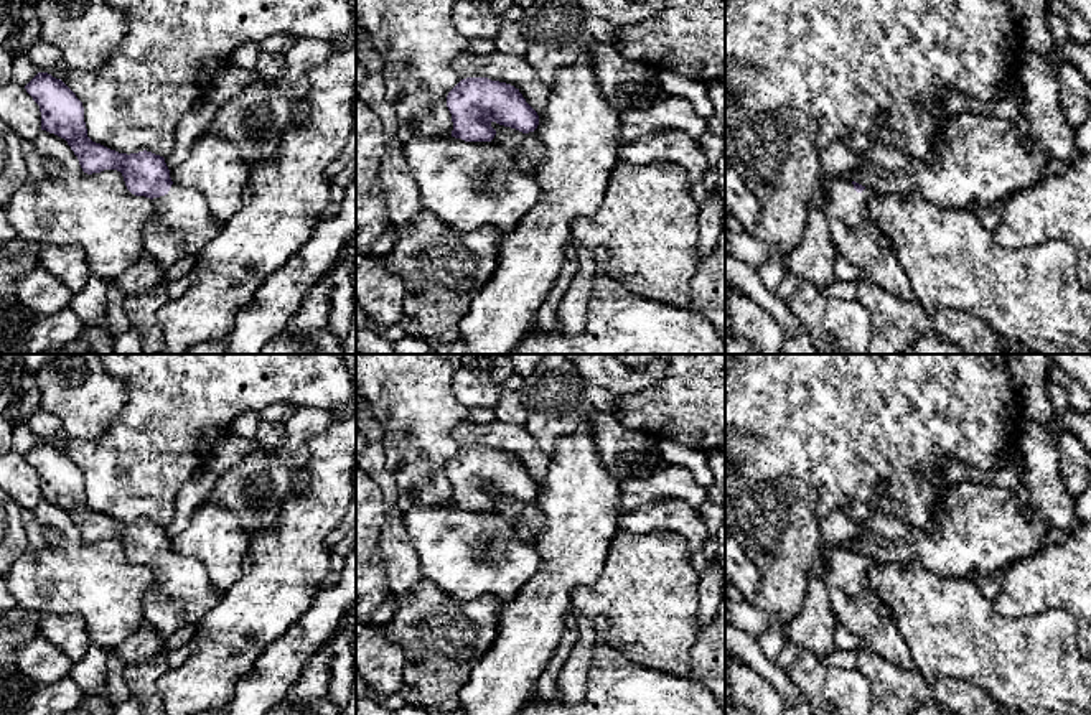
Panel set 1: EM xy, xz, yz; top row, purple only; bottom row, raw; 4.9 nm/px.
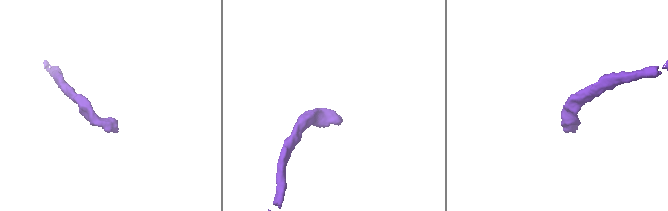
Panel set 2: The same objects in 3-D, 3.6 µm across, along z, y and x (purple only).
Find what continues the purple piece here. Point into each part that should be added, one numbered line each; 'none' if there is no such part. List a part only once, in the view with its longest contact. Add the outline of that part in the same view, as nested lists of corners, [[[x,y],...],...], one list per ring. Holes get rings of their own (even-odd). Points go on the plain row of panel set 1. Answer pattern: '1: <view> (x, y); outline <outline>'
1: xy (180, 593); outline [[[173,552],[165,565],[153,567],[153,582],[143,595],[143,618],[160,634],[168,638],[183,624],[198,626],[204,615],[221,600],[222,593],[214,590],[206,567],[188,555]]]

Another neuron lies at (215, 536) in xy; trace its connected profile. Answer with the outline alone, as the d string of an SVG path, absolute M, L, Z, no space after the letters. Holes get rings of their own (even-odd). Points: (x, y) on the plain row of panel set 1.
M206 501L183 532L170 539L173 552L199 560L214 590L224 593L244 572L249 534L229 509Z

